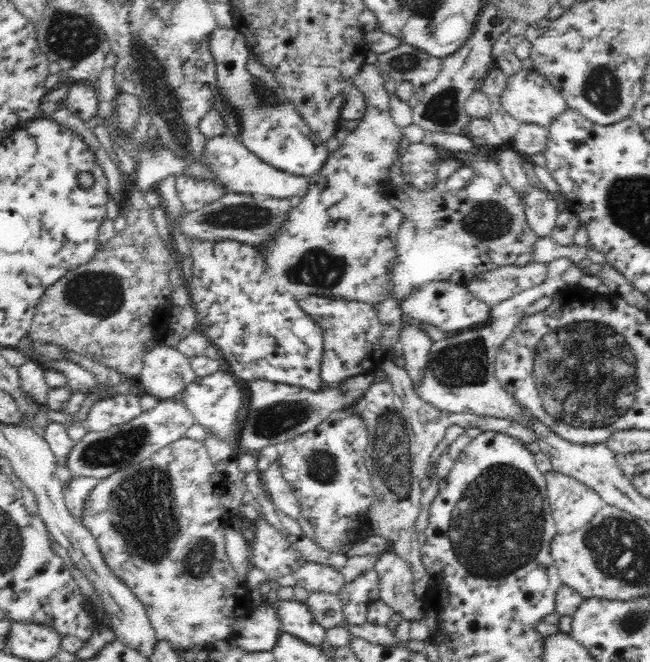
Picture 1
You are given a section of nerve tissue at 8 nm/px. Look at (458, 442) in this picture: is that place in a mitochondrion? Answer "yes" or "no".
no

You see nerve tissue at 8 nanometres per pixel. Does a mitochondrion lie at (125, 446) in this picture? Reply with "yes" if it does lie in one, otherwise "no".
yes

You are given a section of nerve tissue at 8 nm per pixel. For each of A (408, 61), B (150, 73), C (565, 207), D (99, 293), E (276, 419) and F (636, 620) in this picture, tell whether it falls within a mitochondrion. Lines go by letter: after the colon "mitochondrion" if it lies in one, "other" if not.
A: mitochondrion
B: mitochondrion
C: other
D: mitochondrion
E: mitochondrion
F: mitochondrion

